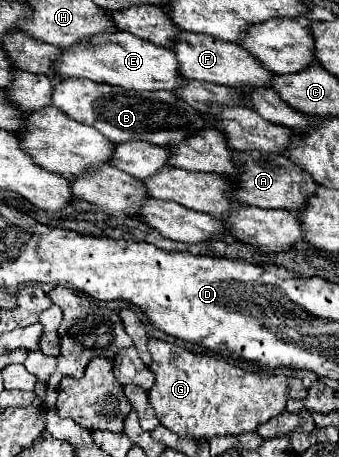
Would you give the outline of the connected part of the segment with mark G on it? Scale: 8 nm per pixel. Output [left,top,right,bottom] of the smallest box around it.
[148,340,308,440]

